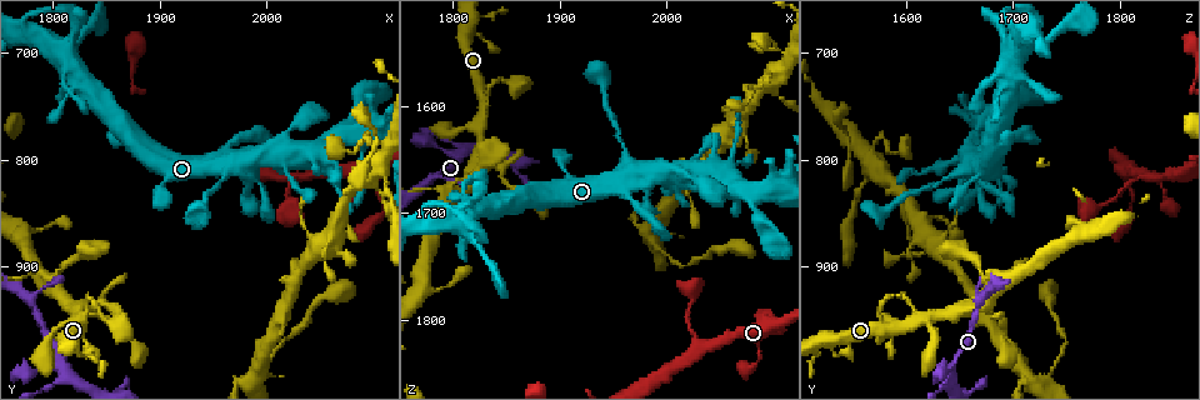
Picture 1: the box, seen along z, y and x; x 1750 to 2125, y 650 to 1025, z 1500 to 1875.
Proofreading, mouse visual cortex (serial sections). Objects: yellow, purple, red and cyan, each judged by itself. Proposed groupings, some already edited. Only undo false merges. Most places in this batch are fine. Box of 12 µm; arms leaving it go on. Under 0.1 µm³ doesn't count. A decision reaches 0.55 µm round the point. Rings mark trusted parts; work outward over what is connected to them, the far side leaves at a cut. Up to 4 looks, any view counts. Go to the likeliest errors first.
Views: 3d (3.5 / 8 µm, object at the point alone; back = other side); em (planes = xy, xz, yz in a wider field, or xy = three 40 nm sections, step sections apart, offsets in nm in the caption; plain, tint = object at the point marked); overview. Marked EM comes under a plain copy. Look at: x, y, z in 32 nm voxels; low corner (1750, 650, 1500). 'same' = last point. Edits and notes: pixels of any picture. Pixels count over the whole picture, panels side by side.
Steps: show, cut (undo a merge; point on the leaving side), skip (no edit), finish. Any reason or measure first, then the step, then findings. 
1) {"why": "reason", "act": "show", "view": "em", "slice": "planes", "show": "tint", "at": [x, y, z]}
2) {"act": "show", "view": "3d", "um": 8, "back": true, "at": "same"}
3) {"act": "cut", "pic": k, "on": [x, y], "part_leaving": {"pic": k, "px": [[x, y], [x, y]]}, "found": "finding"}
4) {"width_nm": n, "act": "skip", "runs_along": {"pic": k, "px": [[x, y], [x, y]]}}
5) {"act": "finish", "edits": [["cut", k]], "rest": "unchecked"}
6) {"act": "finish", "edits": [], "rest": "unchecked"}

{"why": "calibre changes", "act": "show", "view": "3d", "um": 3.5, "back": true, "at": [1812, 1000, 1642]}

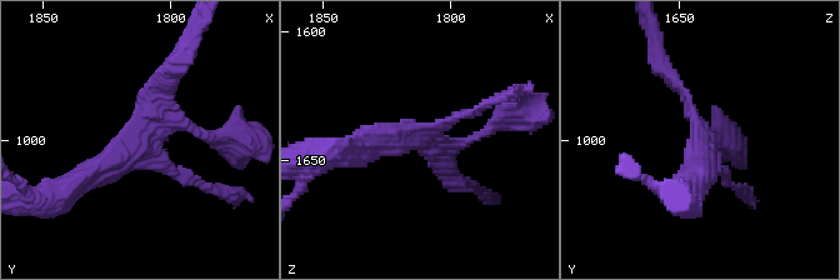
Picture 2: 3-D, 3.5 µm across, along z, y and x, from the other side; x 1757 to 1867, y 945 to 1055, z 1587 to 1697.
{"arms": 4, "arm_widths_nm": [100, 100, 200, 350], "why": "need the tissue", "act": "show", "view": "em", "slice": "xy", "step": 3, "show": "tint", "at": [1812, 997, 1642]}

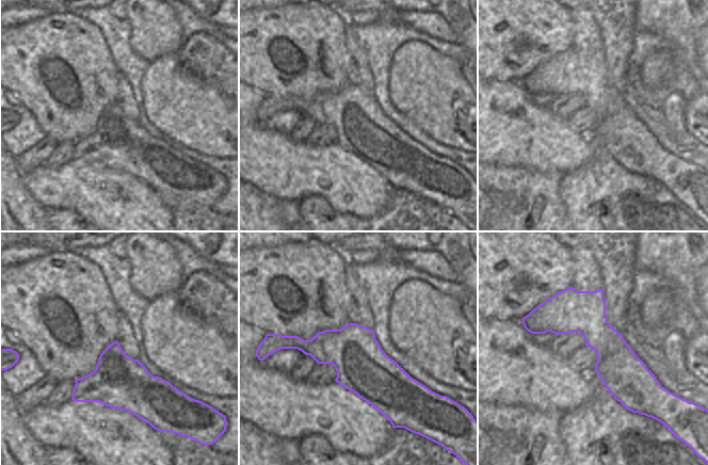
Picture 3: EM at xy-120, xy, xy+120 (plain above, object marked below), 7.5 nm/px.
{"width_nm": 400, "act": "skip", "runs_along": {"pic": 2, "px": [[174, 68], [139, 136], [74, 183]]}, "found": "continuous, no second cell"}

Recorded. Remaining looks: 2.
{"why": "abrupt turn", "act": "show", "view": "3d", "um": 8, "at": [1846, 932, 1656]}

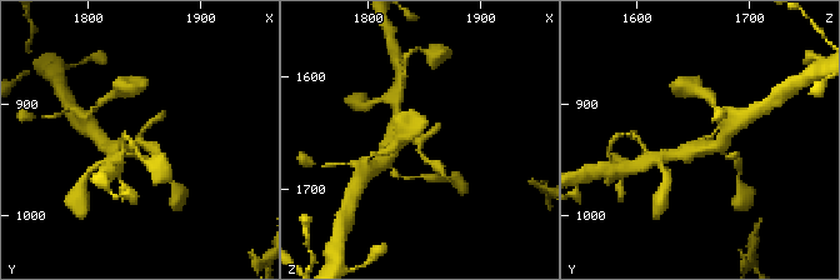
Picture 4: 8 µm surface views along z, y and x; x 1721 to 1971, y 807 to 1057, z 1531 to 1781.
{"act": "show", "view": "em", "slice": "xy", "step": 2, "show": "tint", "at": [1842, 930, 1656]}

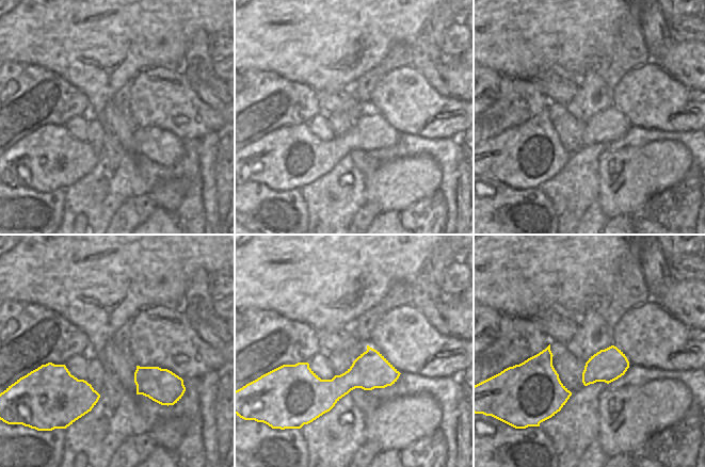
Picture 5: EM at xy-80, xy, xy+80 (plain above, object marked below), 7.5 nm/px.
{"act": "skip", "runs_along": {"pic": 4, "px": [[116, 154], [136, 140], [155, 163]]}, "found": "continuous, no second cell"}

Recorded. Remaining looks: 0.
{"act": "finish", "edits": [], "rest": "unchecked"}

